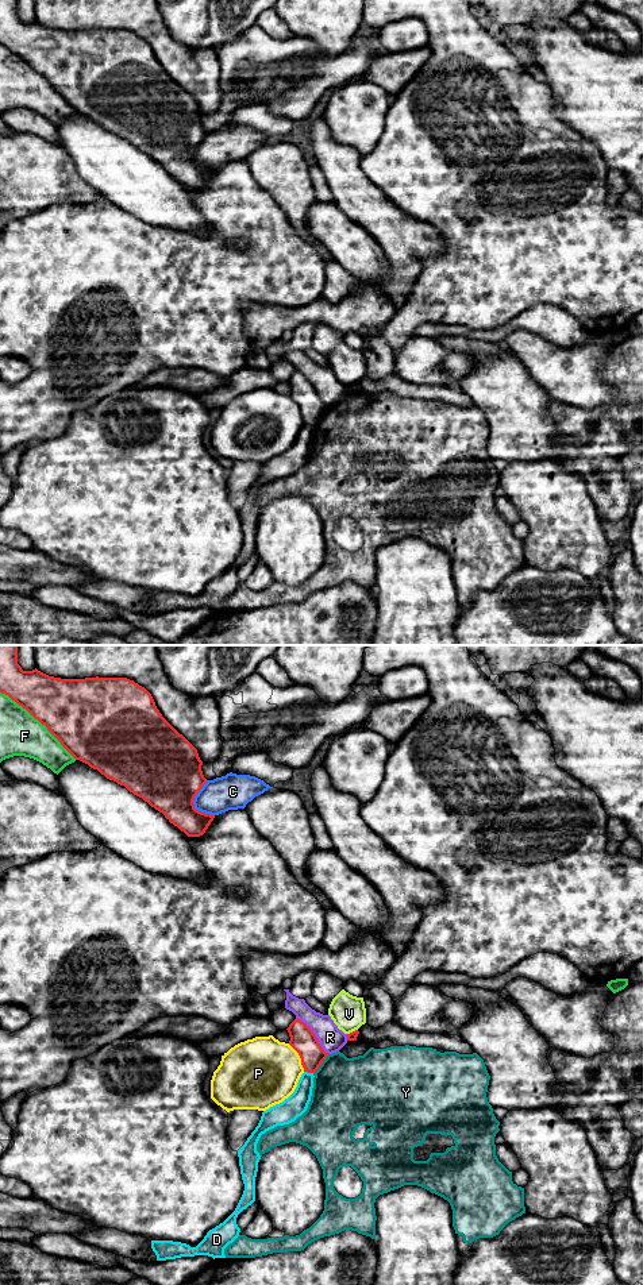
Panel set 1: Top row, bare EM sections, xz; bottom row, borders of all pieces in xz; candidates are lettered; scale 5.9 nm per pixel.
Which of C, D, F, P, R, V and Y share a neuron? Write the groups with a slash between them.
C / D / F / P / R / V / Y

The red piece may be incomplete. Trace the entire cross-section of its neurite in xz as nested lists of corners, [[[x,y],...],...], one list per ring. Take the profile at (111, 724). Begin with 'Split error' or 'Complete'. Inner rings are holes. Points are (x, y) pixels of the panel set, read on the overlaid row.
Complete. [[[0,645],[0,692],[26,709],[76,759],[97,769],[107,779],[124,786],[184,831],[188,837],[205,833],[215,815],[195,809],[193,800],[207,783],[197,749],[180,734],[159,713],[151,694],[127,678],[61,679],[36,668],[23,671],[18,664],[19,645]]]

